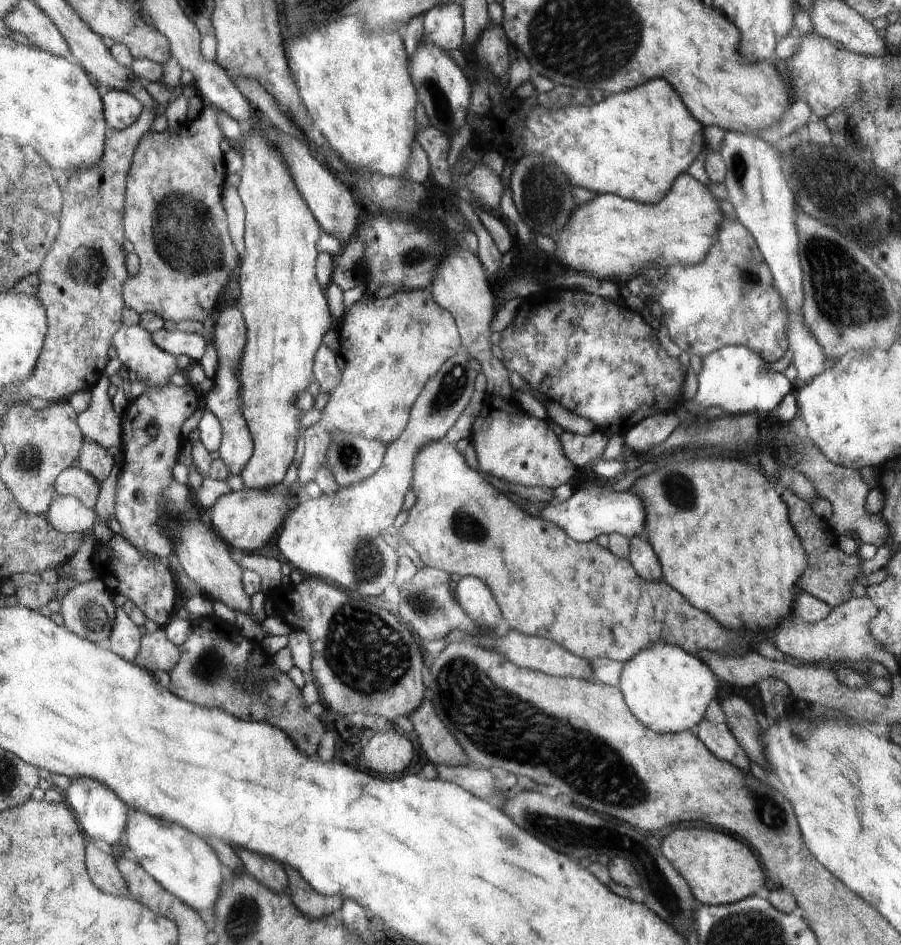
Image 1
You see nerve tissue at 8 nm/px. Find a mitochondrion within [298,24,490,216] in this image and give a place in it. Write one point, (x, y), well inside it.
(432, 86)

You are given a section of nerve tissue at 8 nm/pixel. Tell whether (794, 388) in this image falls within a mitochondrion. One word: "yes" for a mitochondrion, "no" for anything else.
no

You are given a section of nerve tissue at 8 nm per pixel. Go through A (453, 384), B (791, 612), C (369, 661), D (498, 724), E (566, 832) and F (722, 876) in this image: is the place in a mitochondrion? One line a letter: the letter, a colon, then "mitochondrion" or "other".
A: mitochondrion
B: other
C: mitochondrion
D: mitochondrion
E: mitochondrion
F: other

